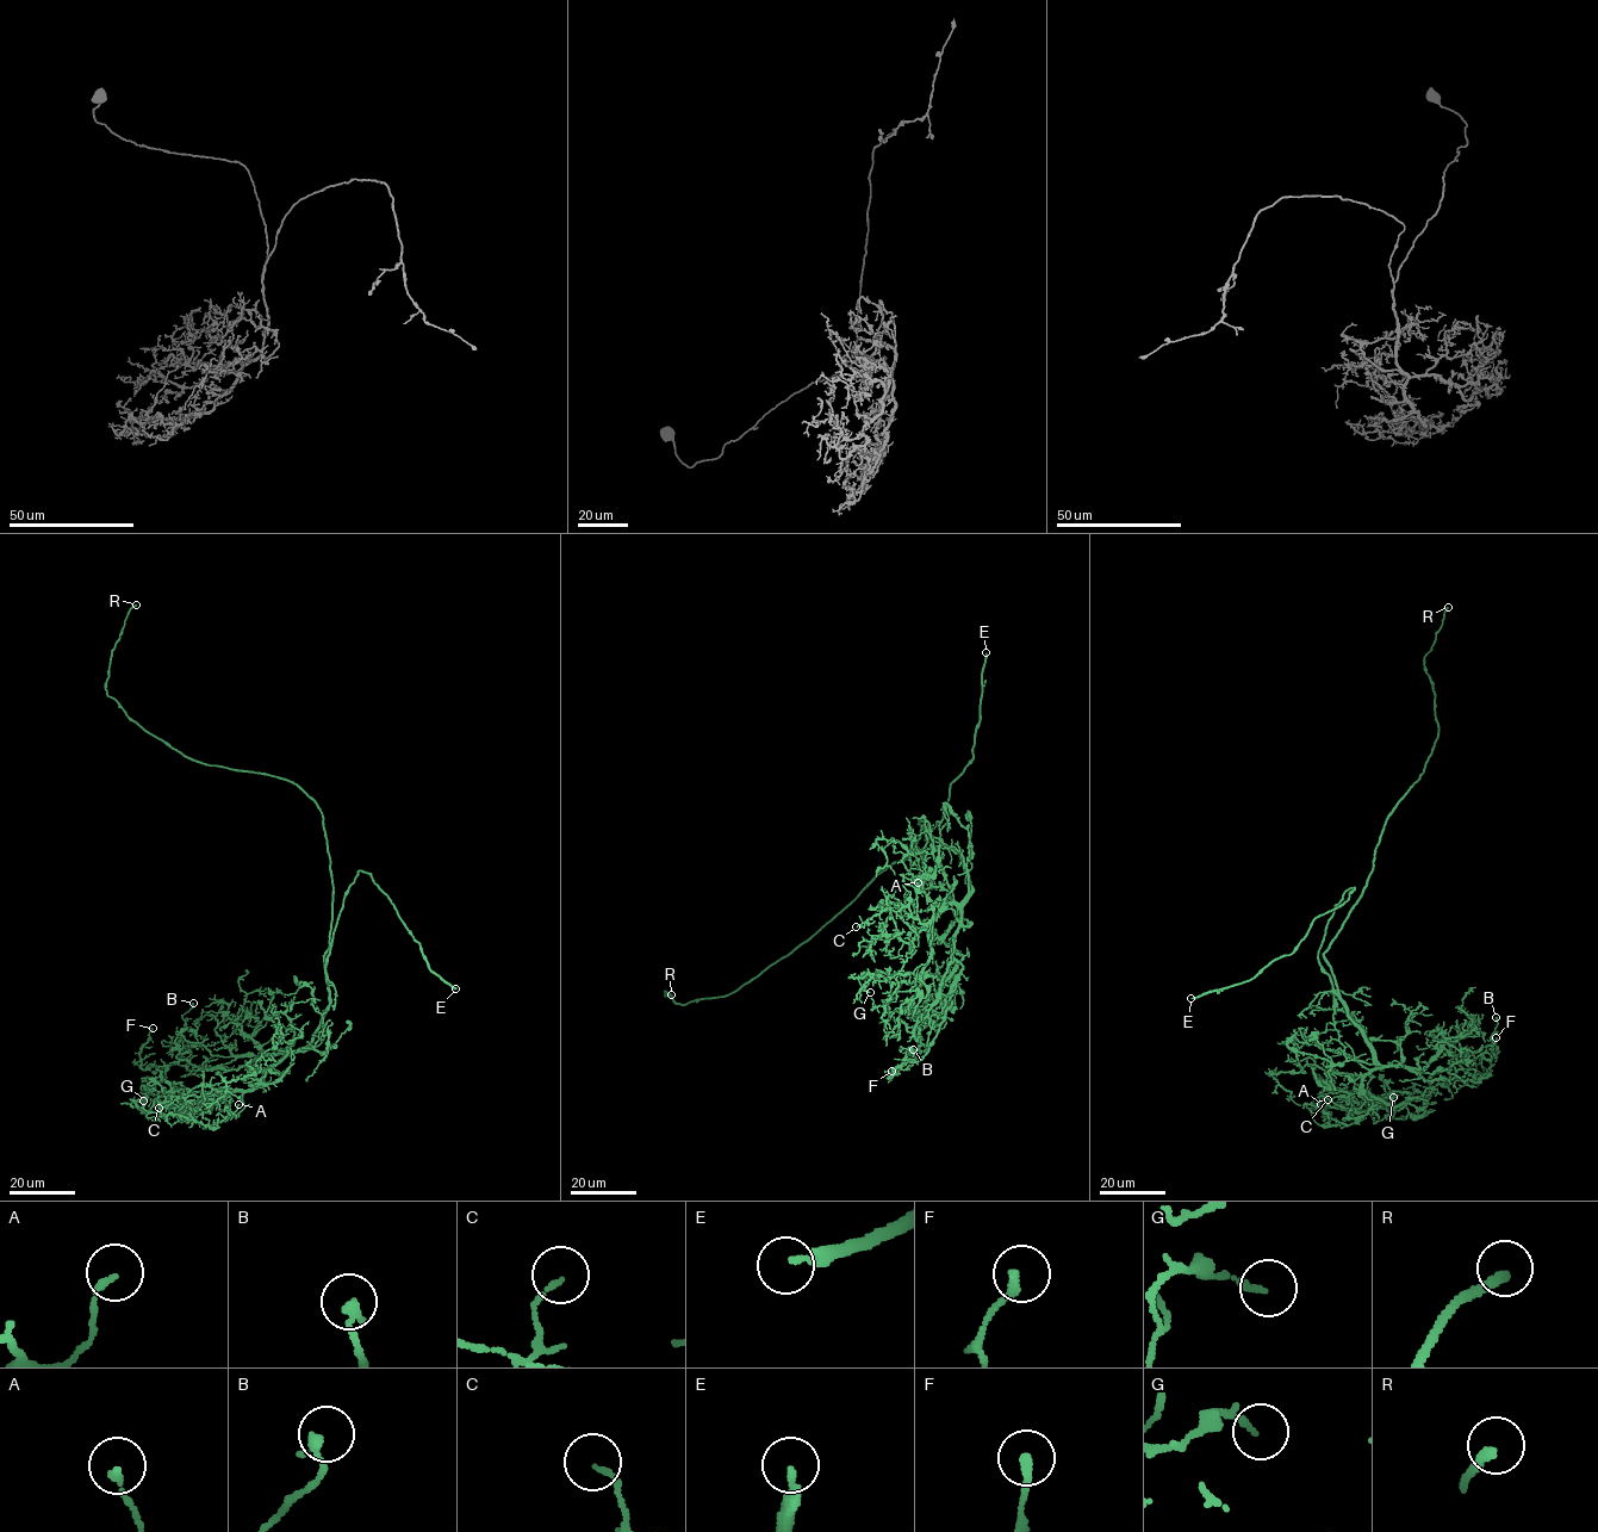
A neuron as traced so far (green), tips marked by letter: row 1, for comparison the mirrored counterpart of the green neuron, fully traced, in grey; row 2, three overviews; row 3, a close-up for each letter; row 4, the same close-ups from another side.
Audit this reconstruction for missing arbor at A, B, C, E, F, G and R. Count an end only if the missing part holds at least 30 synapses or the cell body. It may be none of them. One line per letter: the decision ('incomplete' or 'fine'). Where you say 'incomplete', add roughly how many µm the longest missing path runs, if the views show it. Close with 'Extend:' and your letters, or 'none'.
A: fine
B: fine
C: fine
E: incomplete; missing 120 µm
F: fine
G: fine
R: incomplete; missing 40 µm
Extend: E, R

